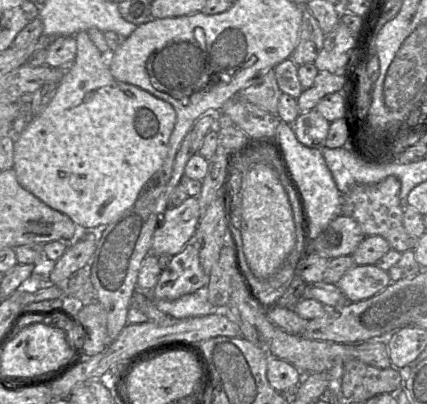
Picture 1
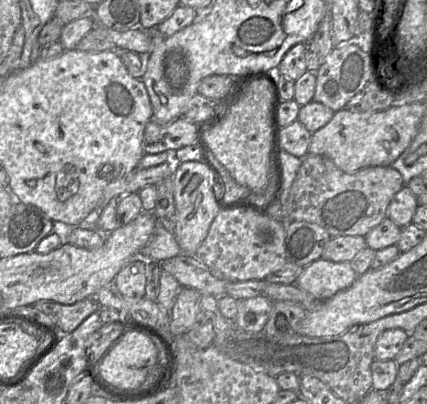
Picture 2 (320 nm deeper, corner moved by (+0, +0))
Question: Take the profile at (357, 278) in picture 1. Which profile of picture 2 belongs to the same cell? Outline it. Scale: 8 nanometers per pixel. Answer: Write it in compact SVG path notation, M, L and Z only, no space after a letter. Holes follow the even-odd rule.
M320 258L305 266L294 284L317 300L326 300L350 287L357 277L350 262L333 262Z

